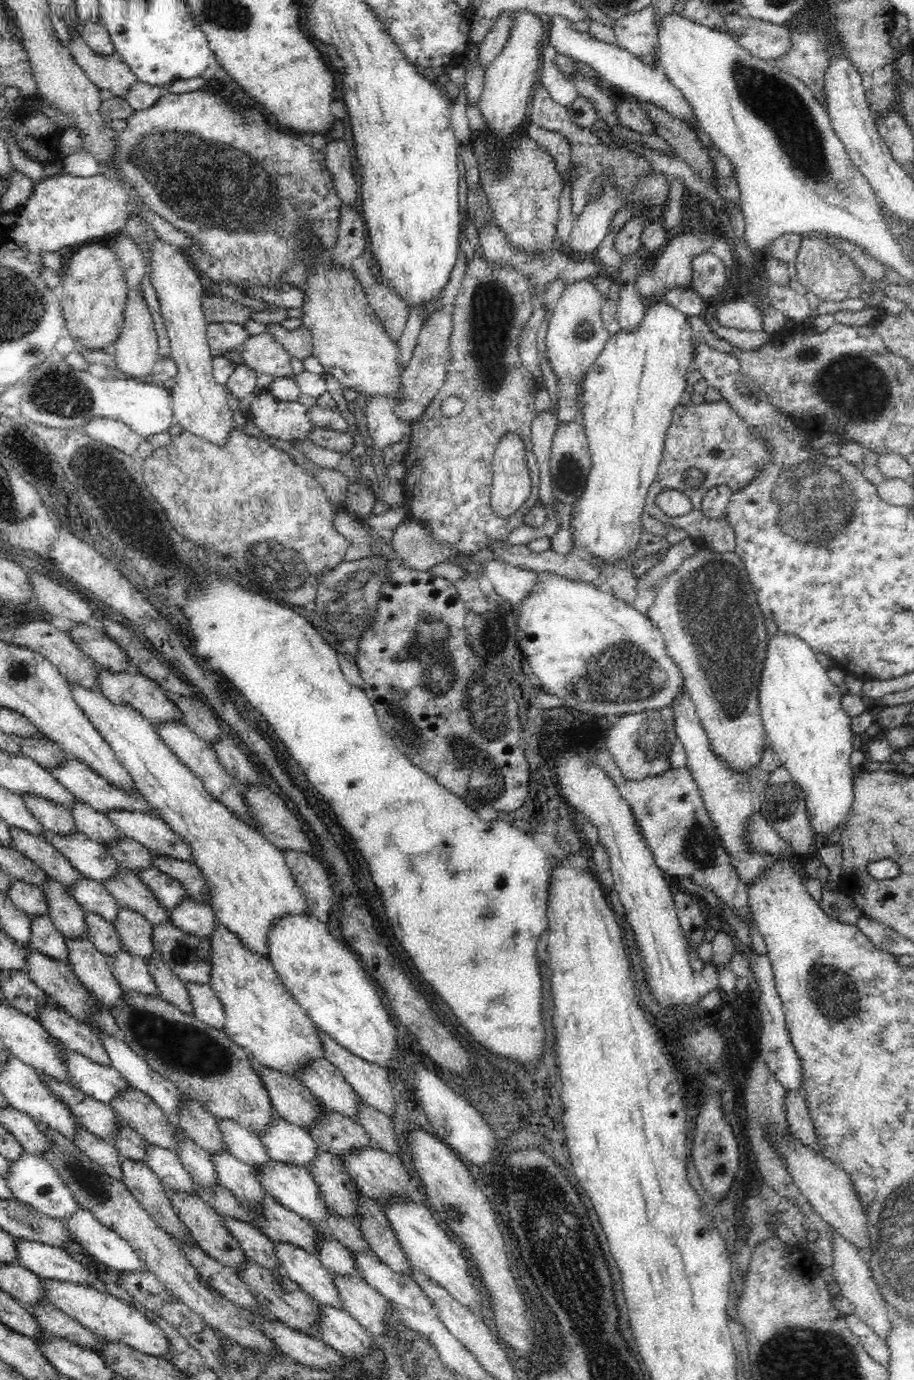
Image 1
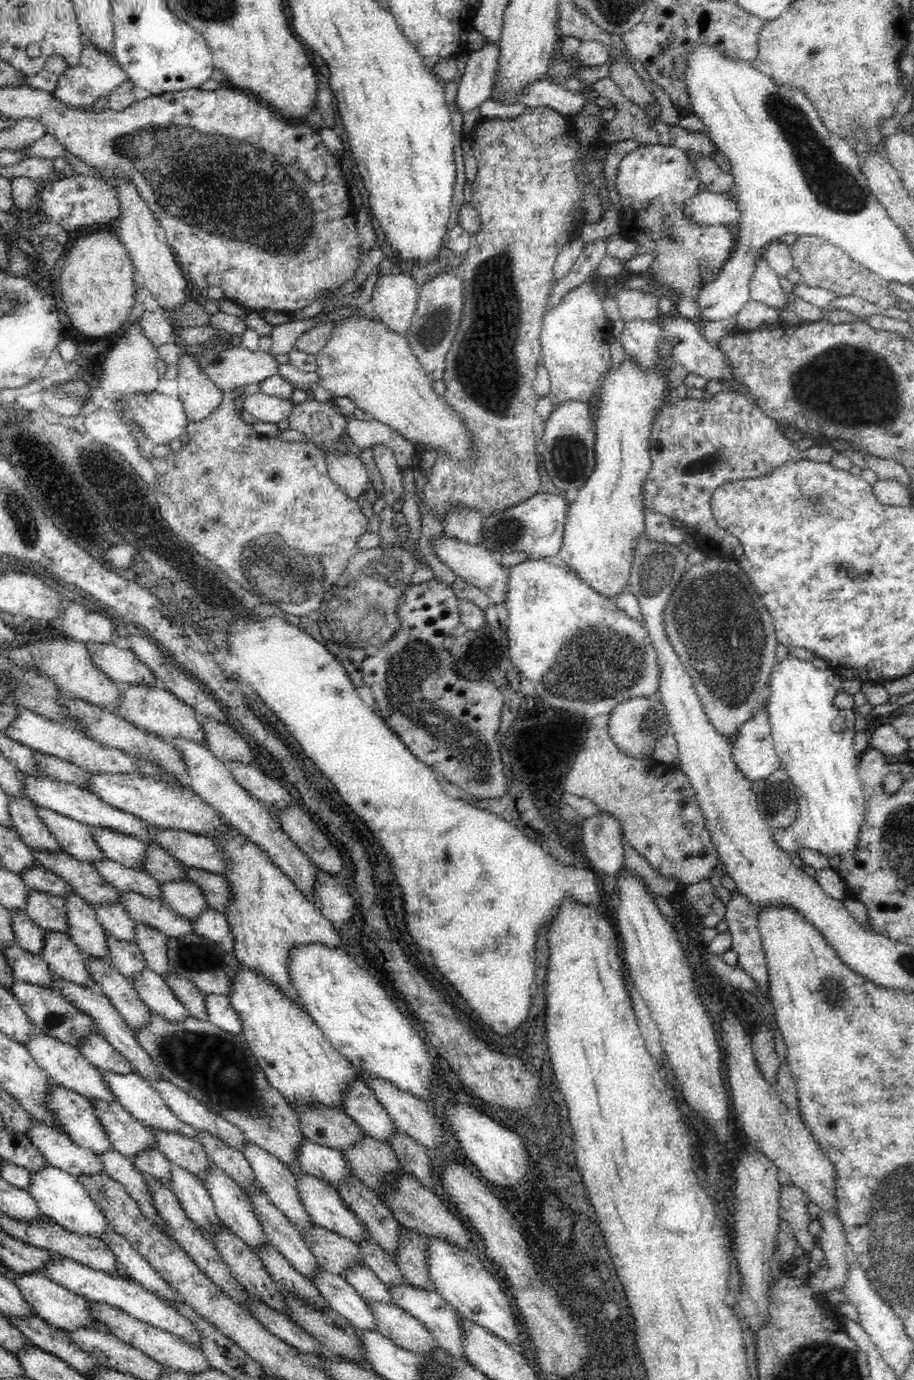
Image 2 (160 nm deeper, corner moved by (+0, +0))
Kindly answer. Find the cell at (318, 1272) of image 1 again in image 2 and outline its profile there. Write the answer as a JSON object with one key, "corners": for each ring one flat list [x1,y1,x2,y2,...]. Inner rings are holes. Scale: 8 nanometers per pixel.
{"corners":[[321,1267,318,1270,320,1272,316,1278,312,1278,312,1283,331,1310,359,1330,378,1332,374,1314,368,1307,367,1300,343,1276]]}

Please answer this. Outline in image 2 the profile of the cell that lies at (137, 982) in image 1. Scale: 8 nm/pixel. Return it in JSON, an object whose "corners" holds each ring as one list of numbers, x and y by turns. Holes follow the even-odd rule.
{"corners":[[144,968,131,981,137,994,153,1014,158,1014,170,1022,180,1022,190,1017,186,1006,171,992,163,976]]}

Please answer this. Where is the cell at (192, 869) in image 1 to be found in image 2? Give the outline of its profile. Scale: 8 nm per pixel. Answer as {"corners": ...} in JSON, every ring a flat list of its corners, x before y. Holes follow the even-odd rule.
{"corners":[[185,867,184,873,186,873,186,880,192,881,200,887,210,908,221,913,228,910,230,900,232,900,232,889,230,889,230,881,226,877,190,867]]}

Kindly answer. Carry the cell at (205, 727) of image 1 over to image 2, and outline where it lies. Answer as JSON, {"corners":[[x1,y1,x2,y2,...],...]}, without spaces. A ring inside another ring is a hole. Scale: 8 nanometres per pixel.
{"corners":[[201,718,206,747,218,760,236,761,250,767,256,766,254,750,234,728,210,718]]}

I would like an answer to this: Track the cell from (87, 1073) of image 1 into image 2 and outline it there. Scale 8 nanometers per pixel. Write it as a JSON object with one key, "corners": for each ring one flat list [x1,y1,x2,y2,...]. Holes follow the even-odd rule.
{"corners":[[101,1069,100,1071,102,1071,102,1077,104,1077,106,1085,114,1093,116,1102,124,1107,124,1110,130,1112,136,1120,139,1120,147,1127,151,1126,152,1129,163,1130,164,1132,174,1132,175,1130,176,1132,185,1134,188,1138,198,1138,198,1131,192,1125,178,1119,176,1113,170,1111,170,1108,162,1101,162,1097,158,1095,158,1091,155,1091,140,1073,120,1074]]}

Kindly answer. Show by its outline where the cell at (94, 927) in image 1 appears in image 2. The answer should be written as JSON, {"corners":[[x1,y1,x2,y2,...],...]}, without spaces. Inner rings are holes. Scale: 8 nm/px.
{"corners":[[106,934,106,939,108,939,108,956,112,965,129,981,134,980,134,976,145,968,142,949,135,942,117,940,115,936,109,934]]}

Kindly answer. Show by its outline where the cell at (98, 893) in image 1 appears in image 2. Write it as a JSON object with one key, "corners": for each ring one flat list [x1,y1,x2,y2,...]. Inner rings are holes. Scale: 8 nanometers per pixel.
{"corners":[[116,902,116,904,104,904,104,906,93,908,96,911,98,922,104,927,107,934,115,936,117,940,134,942,137,922,130,917,124,904]]}

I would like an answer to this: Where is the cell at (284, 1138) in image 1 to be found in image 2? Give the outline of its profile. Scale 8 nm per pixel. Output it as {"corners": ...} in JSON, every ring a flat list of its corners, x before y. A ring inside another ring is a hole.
{"corners":[[308,1139,298,1146,298,1154,294,1159,304,1174,326,1180,326,1183,336,1189,345,1179,355,1176,342,1151,313,1143]]}

